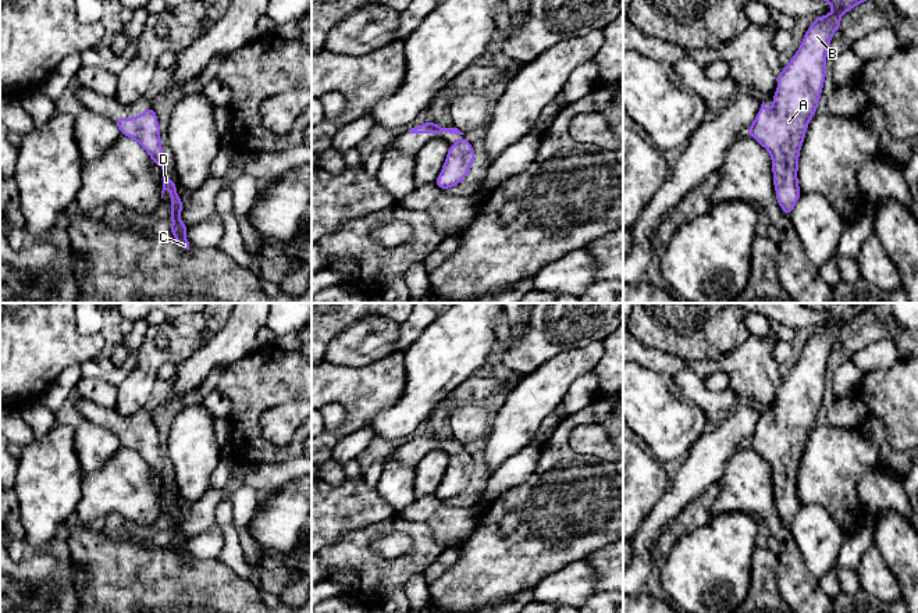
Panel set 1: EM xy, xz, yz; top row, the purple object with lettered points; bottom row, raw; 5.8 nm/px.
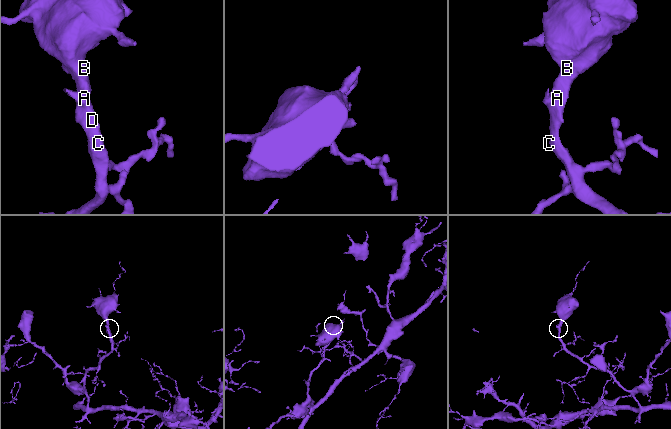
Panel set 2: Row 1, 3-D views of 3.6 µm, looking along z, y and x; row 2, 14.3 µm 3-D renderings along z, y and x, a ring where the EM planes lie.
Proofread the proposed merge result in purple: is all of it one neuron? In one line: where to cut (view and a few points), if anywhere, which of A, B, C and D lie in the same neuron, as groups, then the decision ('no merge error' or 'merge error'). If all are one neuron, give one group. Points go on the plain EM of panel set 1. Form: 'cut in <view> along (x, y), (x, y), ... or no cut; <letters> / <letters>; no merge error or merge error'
no cut; A B C D; no merge error

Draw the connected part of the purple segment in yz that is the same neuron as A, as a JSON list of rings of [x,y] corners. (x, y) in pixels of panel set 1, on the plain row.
[[[880,303],[803,304],[811,310],[826,311],[833,324],[812,331],[800,360],[778,388],[773,420],[768,421],[762,413],[747,441],[747,445],[771,464],[776,510],[787,527],[791,527],[801,506],[797,492],[798,467],[808,434],[815,428],[821,410],[832,346],[840,341],[844,324]]]

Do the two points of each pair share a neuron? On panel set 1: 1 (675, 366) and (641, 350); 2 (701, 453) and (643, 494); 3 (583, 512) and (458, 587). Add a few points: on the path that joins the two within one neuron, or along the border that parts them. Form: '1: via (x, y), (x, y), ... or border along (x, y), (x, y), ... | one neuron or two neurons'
1: via (666, 364), (650, 359) | one neuron
2: border along (669, 484), (650, 512) | two neurons
3: via (552, 533), (523, 559), (488, 571) | one neuron

